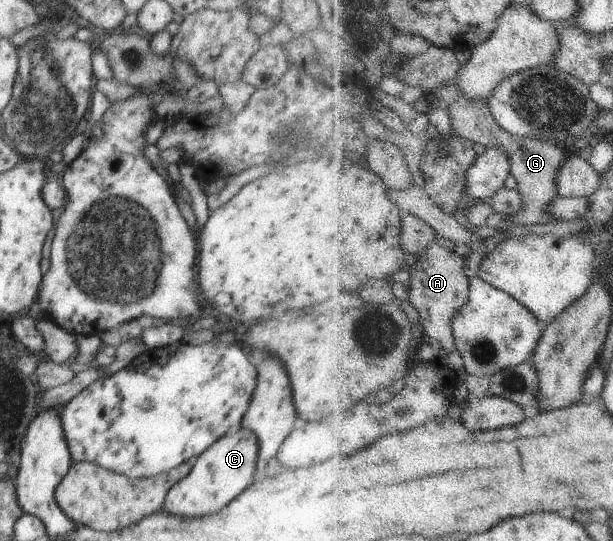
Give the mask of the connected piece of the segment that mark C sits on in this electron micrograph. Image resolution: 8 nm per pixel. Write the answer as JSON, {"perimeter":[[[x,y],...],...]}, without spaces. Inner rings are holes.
{"perimeter":[[[238,428],[236,431],[223,435],[208,451],[200,453],[196,463],[192,463],[192,471],[184,481],[178,481],[166,495],[164,509],[168,513],[198,517],[216,513],[236,495],[240,495],[248,485],[252,485],[256,473],[256,459],[259,456],[259,441],[250,429]]]}

